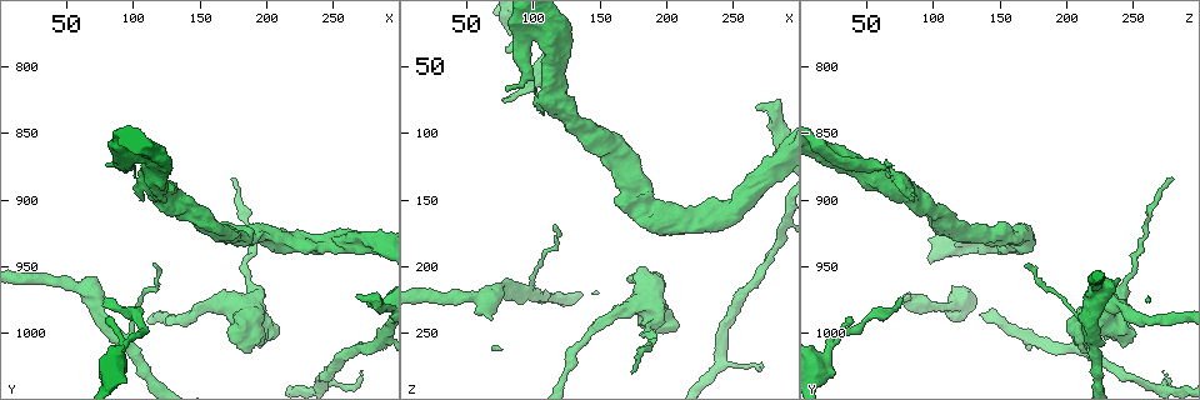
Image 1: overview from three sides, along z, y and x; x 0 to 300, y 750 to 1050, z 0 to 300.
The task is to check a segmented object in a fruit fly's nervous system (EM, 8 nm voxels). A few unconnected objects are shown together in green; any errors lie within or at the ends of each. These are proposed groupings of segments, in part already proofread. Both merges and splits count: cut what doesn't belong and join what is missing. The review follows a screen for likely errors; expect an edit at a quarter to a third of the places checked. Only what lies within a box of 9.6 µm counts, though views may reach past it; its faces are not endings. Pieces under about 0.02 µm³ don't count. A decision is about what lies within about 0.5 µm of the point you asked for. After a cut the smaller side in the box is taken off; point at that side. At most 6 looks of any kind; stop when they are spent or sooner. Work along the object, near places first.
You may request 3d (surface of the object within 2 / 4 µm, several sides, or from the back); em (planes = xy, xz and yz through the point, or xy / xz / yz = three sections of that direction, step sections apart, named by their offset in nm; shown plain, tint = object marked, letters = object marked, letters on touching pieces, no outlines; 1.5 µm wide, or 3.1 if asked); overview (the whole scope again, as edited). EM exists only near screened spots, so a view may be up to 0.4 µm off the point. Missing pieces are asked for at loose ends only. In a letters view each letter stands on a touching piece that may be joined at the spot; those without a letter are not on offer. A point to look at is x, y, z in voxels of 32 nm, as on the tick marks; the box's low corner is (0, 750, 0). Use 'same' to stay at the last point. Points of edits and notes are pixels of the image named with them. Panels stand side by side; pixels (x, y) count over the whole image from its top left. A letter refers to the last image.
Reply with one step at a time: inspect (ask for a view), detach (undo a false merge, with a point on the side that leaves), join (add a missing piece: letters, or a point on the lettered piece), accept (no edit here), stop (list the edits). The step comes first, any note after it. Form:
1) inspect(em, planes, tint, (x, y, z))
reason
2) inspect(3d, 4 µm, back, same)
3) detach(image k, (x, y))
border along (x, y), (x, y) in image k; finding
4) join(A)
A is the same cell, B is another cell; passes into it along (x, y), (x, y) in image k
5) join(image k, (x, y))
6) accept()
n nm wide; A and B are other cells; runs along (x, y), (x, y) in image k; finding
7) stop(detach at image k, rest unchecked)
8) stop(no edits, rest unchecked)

inspect(3d, 2 µm, (172, 886, 278))

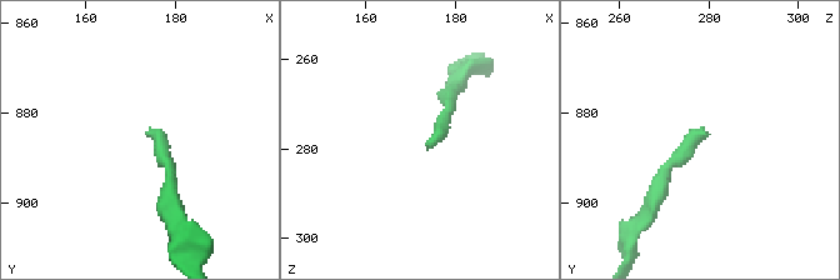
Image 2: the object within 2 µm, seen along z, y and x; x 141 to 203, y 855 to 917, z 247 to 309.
inspect(em, planes, letters, (174, 884, 280))
now the EM

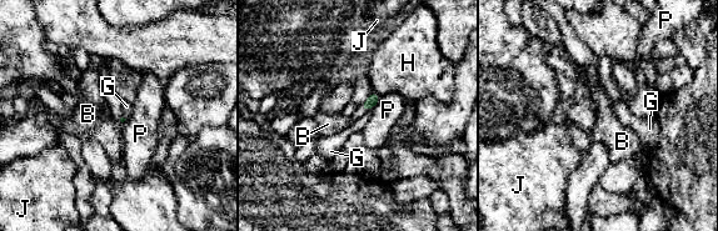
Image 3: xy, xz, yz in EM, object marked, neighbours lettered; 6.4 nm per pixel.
accept()
P touches over 90 nm; B, G, H, J and P are other cells; border along (372, 106), (367, 111) in image 3; none of them fits

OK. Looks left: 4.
inspect(em, planes, letters, (270, 1030, 276))

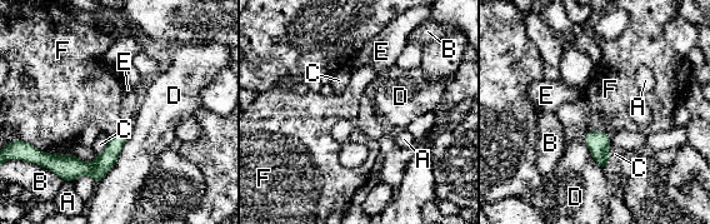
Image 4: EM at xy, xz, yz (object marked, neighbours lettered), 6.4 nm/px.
accept()
70 nm wide; A, B, C, D, E and F are other cells; runs along (123, 137), (95, 168), (60, 159) in image 4; no lettered piece goes on from it

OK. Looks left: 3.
inspect(3d, 2 µm, (96, 1006, 20))
calibre changes

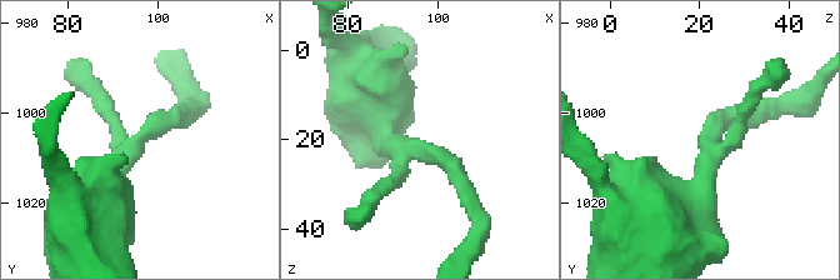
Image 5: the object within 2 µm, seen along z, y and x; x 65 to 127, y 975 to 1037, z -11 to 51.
inspect(em, planes, letters, (96, 1008, 21))
shape alone is not enough

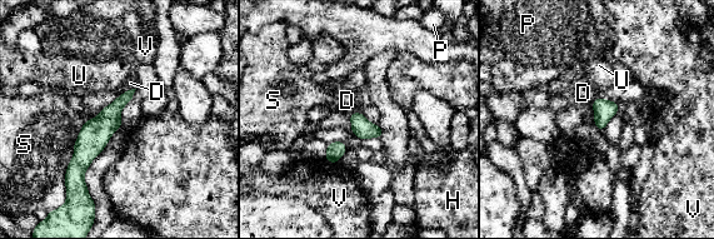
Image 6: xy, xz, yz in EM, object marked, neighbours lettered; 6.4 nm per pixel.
accept()
S touches over 460 nm; D, H, P, S, U and V are other cells; runs along (130, 93), (88, 145), (80, 183) in image 6; all the same neuron

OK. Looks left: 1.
stop(no edits, rest unchecked)

